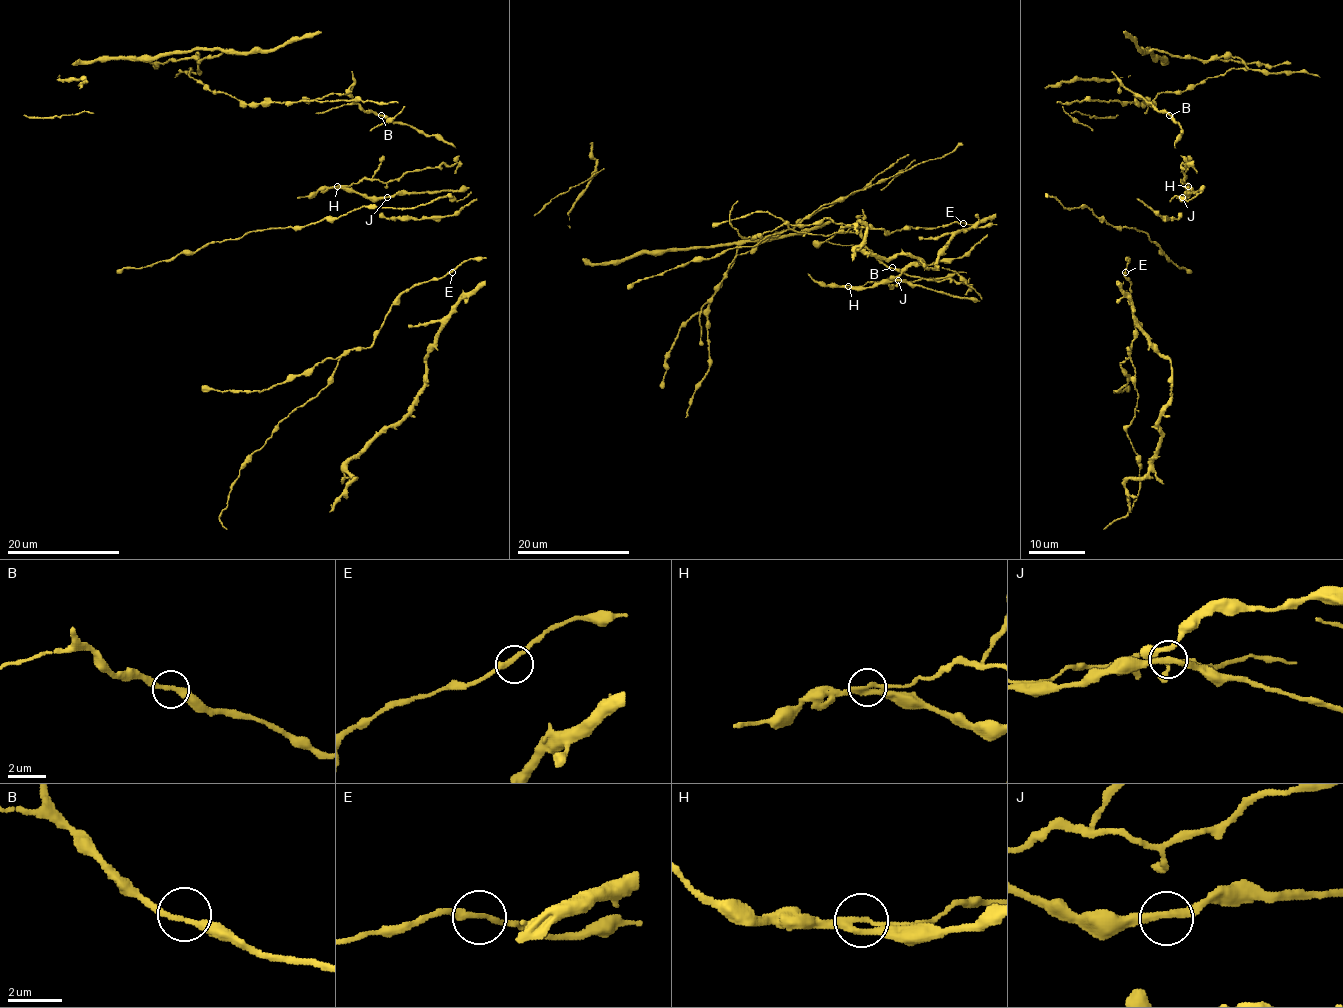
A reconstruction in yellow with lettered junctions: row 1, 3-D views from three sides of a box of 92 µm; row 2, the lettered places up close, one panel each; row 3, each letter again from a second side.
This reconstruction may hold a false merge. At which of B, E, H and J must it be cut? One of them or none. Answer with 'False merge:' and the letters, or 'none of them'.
False merge: H

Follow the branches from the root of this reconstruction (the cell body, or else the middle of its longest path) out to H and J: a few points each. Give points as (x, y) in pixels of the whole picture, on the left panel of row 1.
H: (380, 115), (439, 135), (455, 148), (456, 161), (407, 171), (387, 182), (360, 179), (338, 186)
J: (380, 115), (439, 135), (458, 155), (451, 165), (350, 186), (387, 197)

